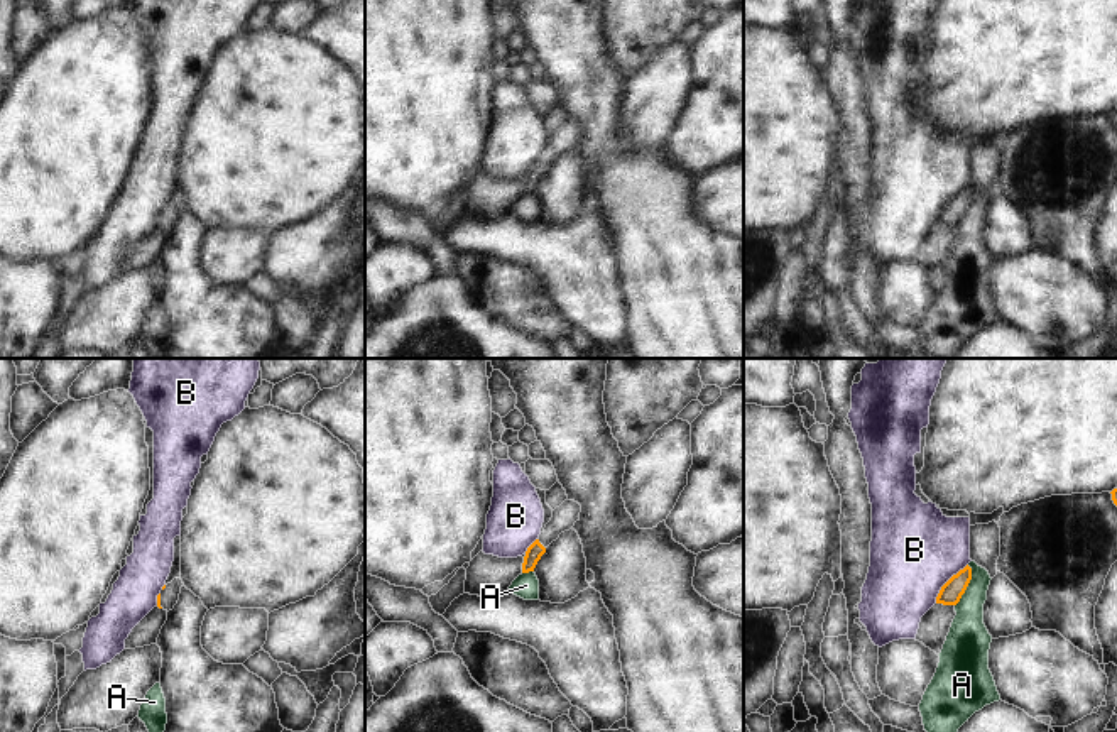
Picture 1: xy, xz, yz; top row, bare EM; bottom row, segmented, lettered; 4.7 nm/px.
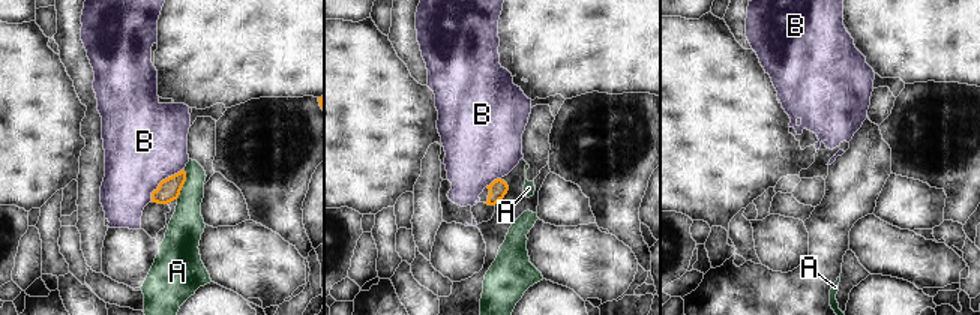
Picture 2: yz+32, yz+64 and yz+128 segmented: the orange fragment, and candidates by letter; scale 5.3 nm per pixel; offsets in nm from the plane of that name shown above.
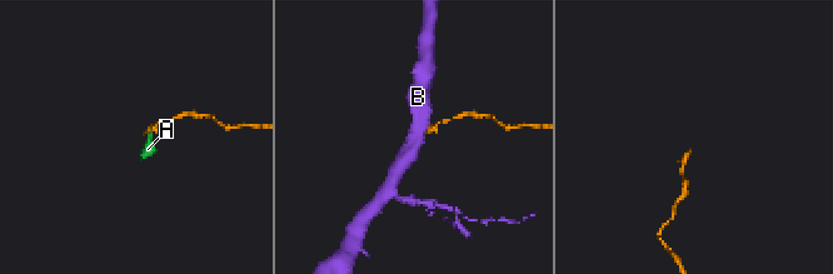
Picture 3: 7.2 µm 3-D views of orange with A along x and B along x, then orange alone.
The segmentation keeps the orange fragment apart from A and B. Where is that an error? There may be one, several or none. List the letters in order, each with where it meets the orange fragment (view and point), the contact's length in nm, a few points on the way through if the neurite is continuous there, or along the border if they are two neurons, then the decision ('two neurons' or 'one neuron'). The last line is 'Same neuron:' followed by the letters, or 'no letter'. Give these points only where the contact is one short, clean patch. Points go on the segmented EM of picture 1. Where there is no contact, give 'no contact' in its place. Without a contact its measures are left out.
A: contact yz (967, 585); length 220 nm; border yz (969, 565), (970, 582), (955, 606); two neurons
B: contact yz (947, 582); length 240 nm; border yz (967, 563), (942, 587), (935, 602); two neurons
Same neuron: no letter

